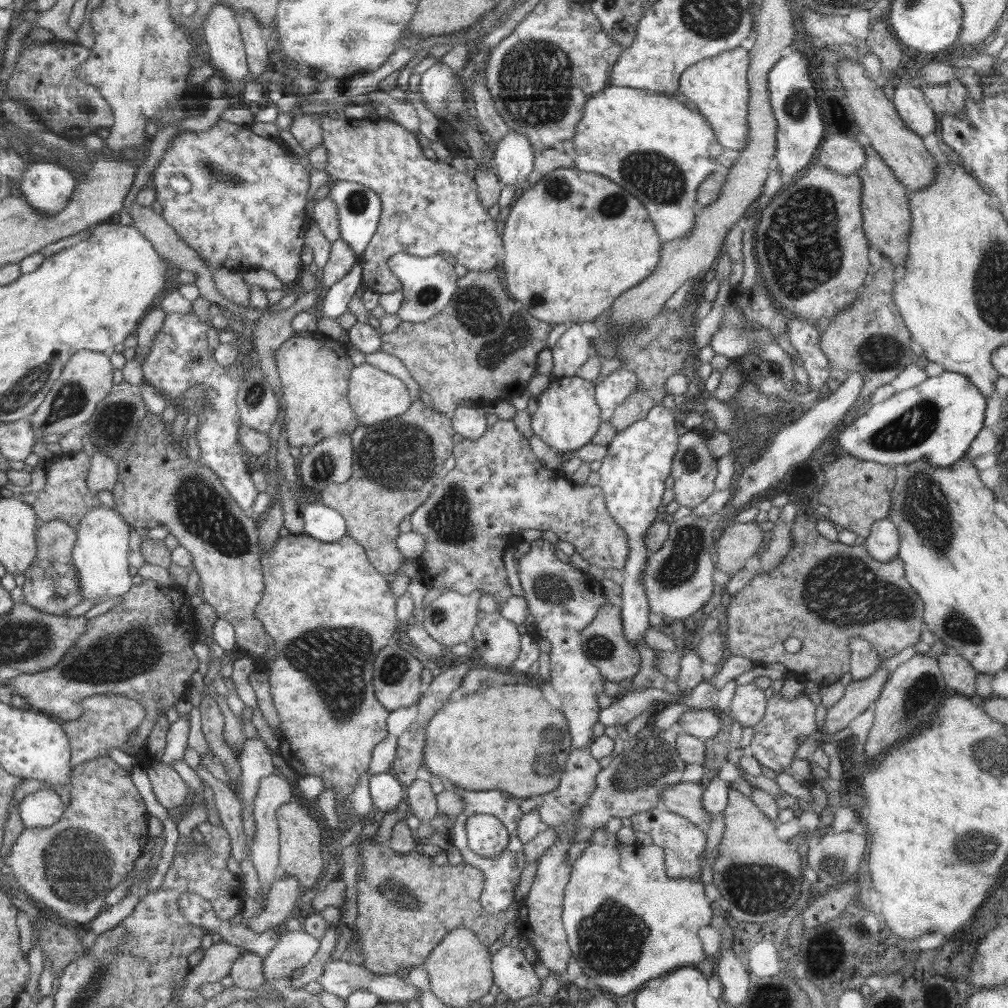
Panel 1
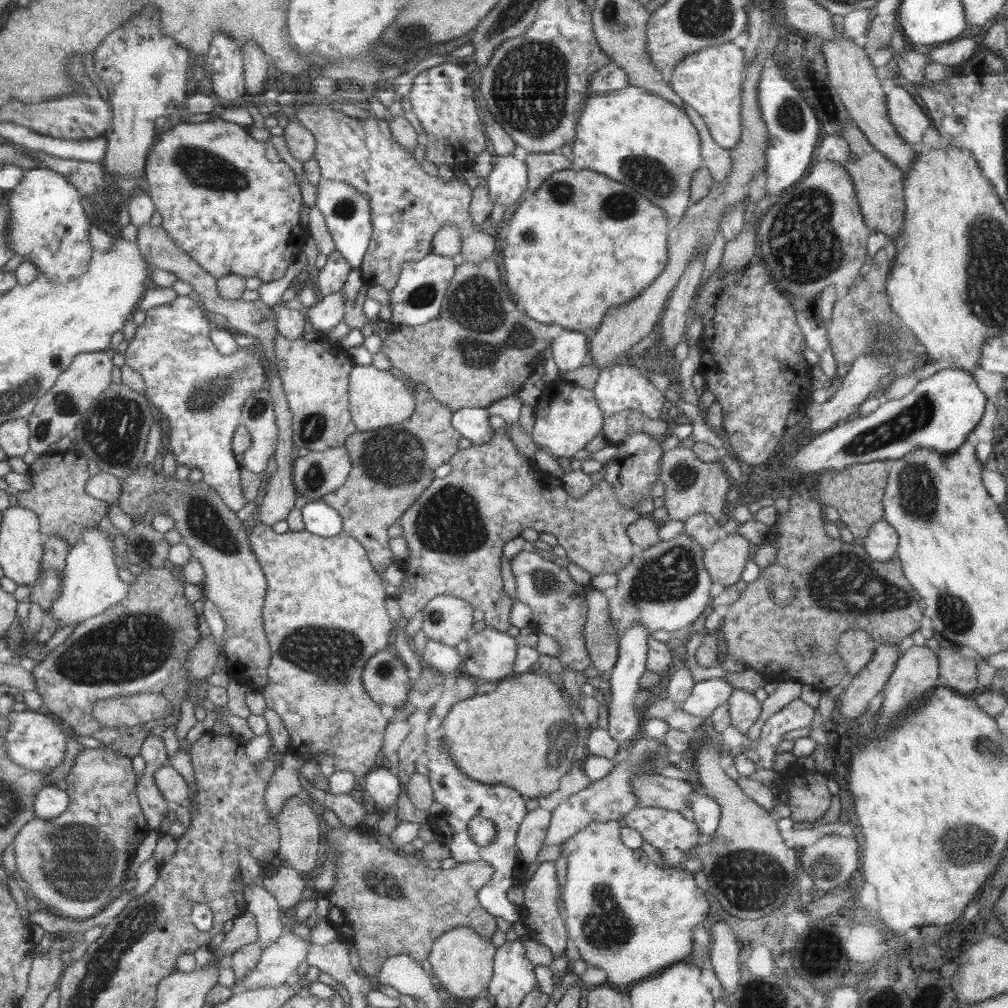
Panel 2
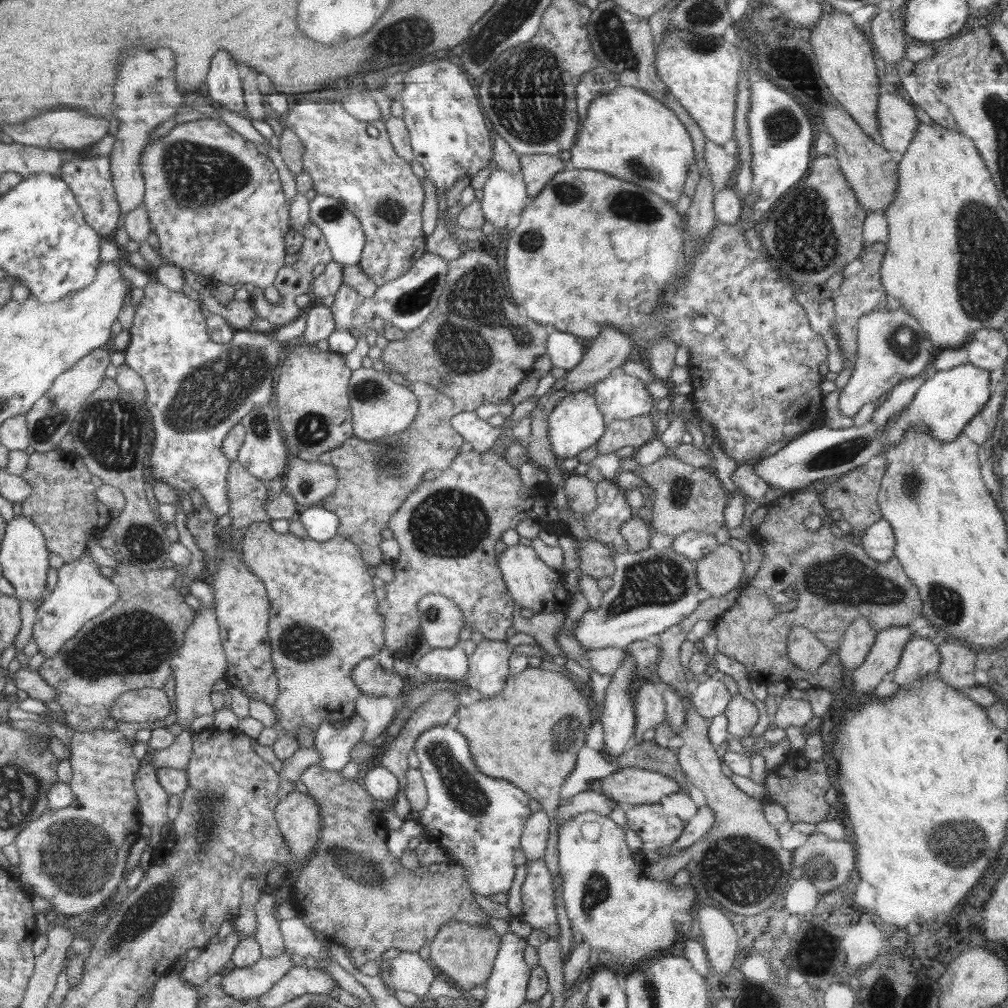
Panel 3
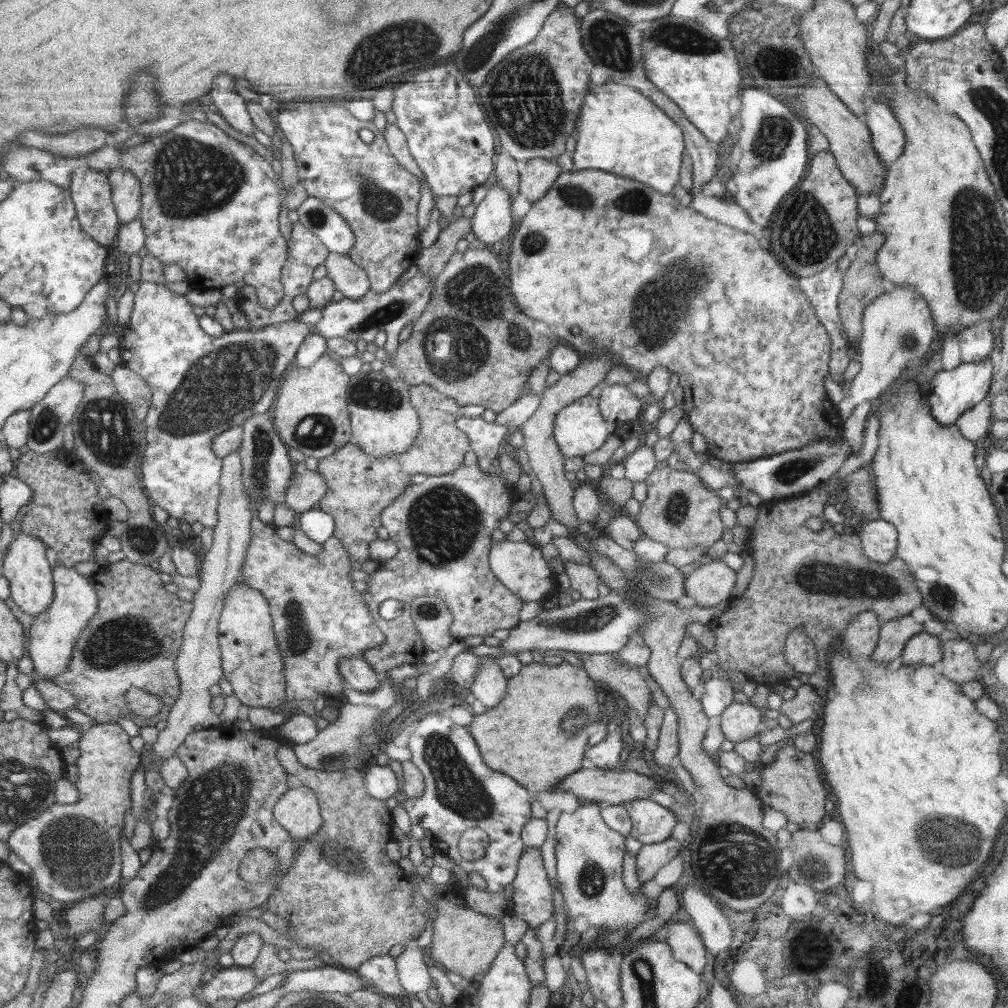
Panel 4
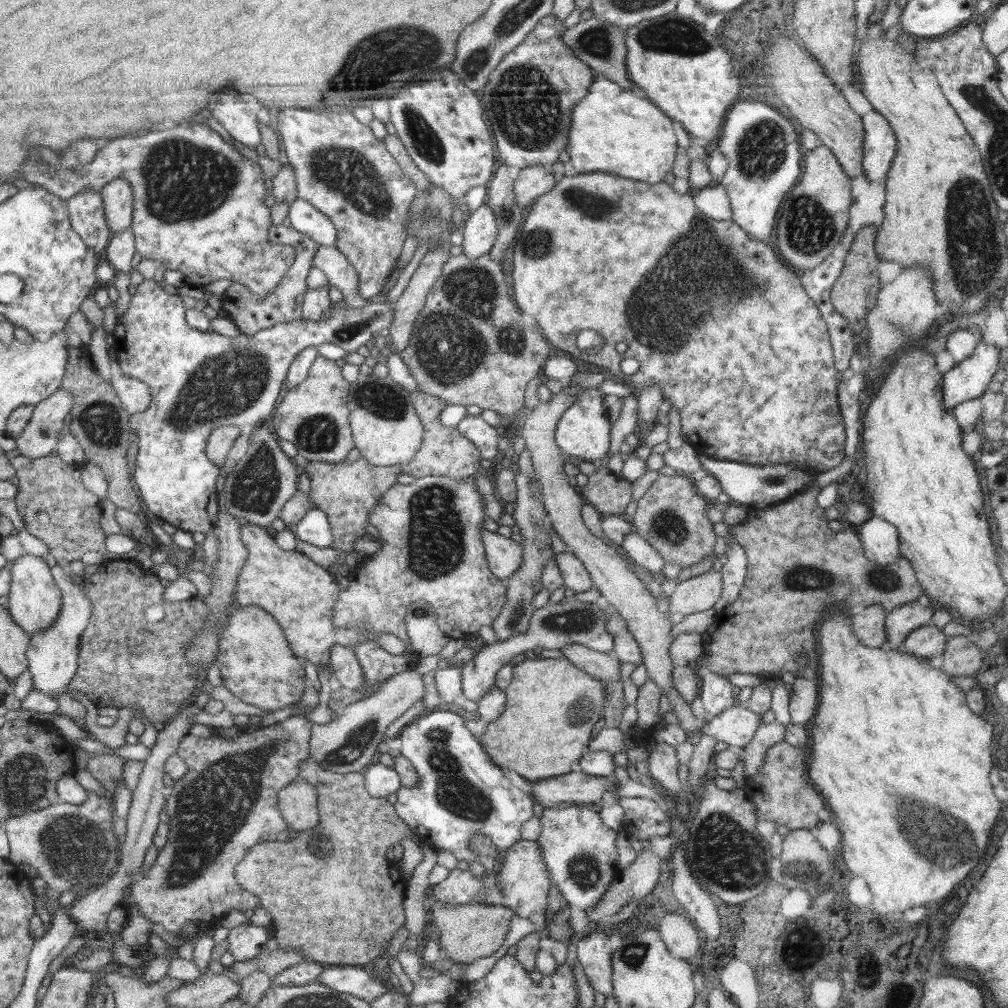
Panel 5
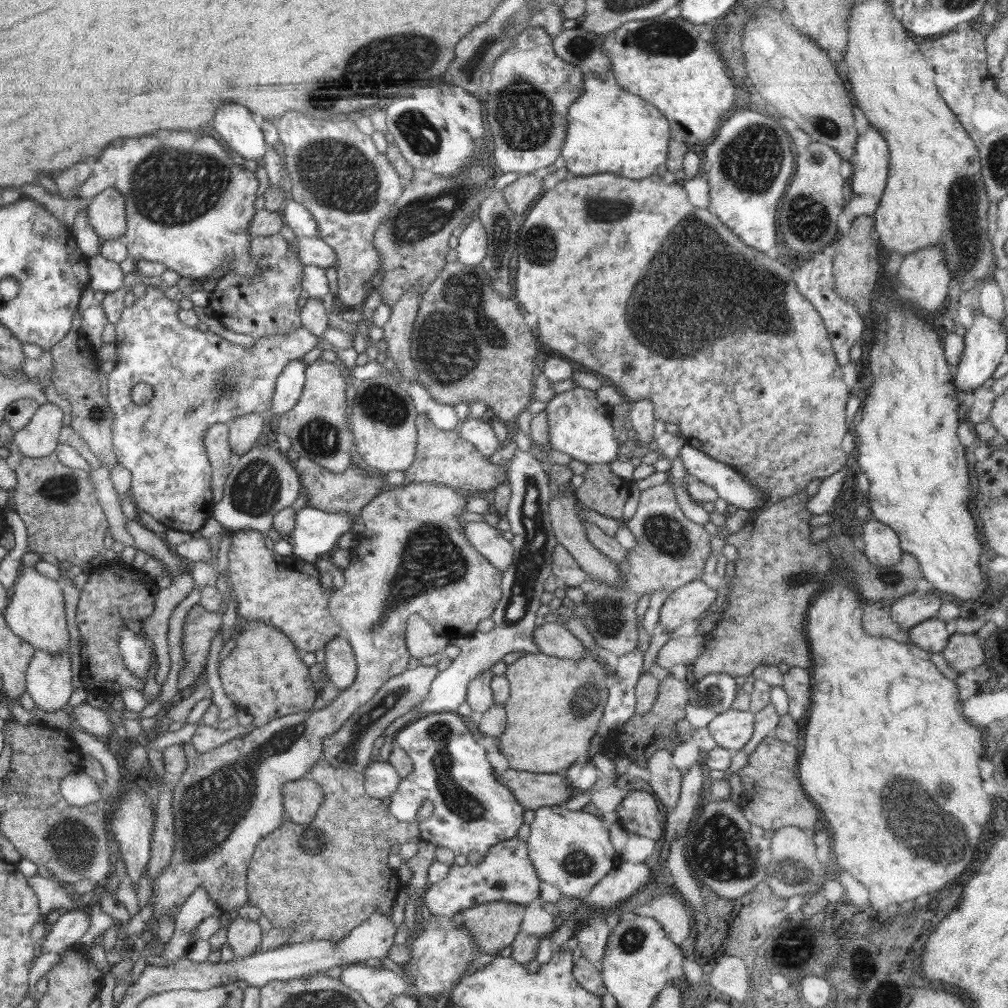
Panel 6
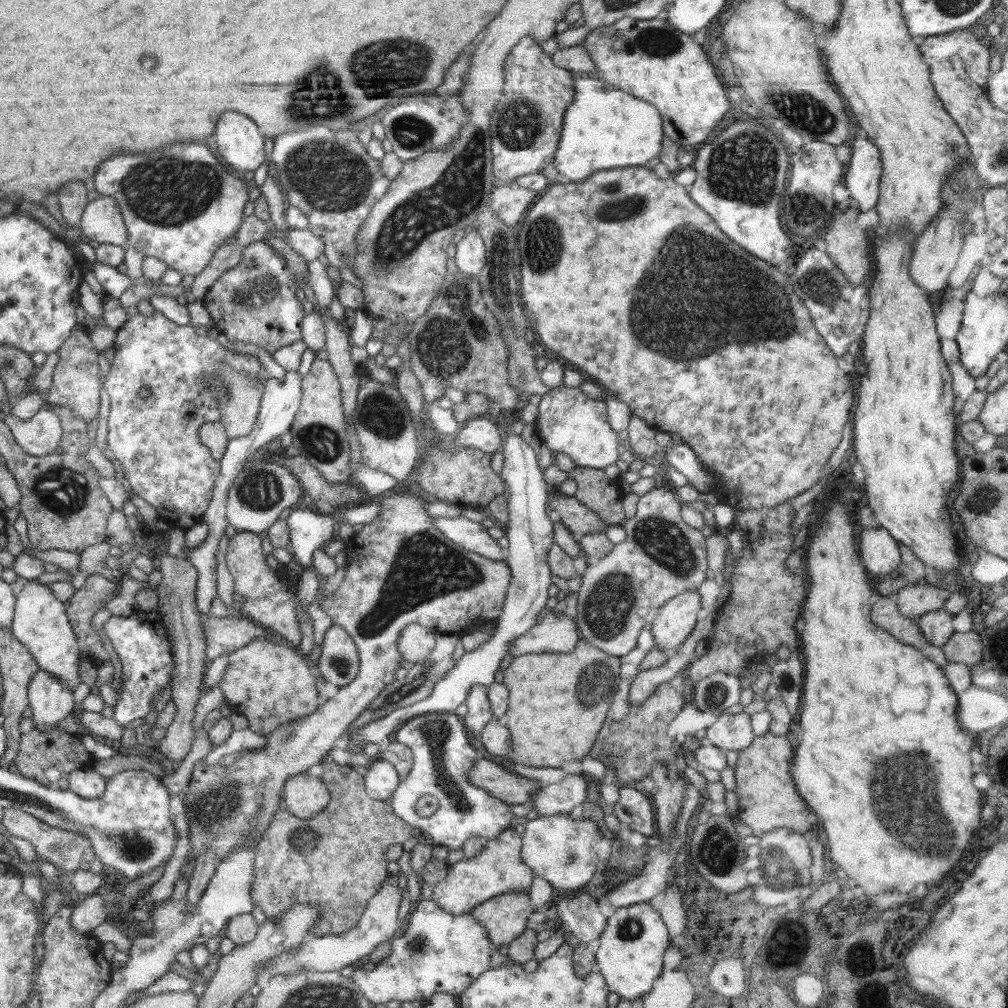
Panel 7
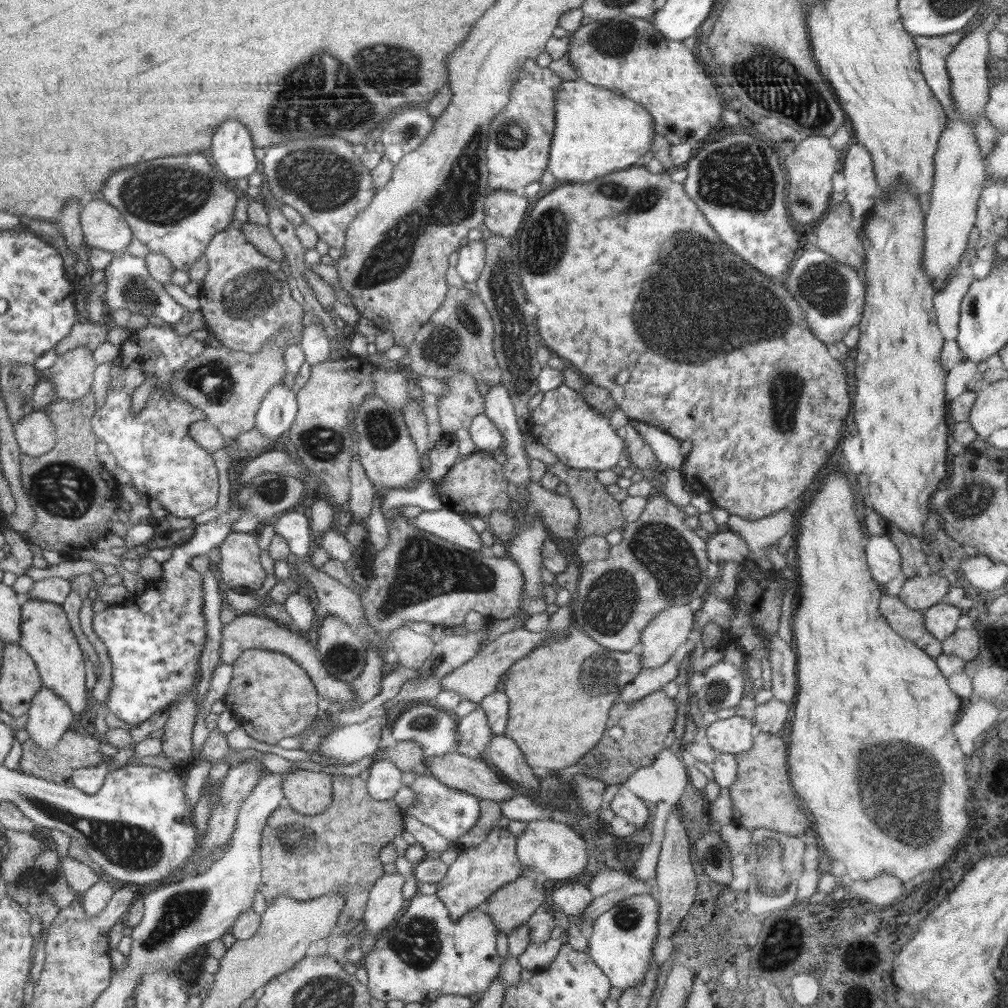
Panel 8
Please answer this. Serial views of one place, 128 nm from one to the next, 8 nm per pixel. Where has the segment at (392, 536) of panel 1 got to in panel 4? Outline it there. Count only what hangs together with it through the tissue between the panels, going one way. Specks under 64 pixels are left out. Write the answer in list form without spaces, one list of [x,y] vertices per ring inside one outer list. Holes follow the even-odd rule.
[[[426,384],[411,386],[409,393],[421,427],[414,444],[406,452],[374,458],[350,442],[332,456],[318,461],[317,472],[323,476],[328,490],[316,508],[333,518],[333,536],[344,545],[351,560],[361,563],[370,560],[370,541],[378,539],[381,512],[412,484],[412,475],[450,474],[463,464],[464,454],[471,450],[469,438],[456,426],[460,407],[452,398]]]

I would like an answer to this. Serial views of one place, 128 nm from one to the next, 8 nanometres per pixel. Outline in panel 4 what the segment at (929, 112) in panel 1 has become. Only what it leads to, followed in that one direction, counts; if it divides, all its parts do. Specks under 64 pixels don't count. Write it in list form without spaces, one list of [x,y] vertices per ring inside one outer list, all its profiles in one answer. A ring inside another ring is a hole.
[[[865,98],[865,123],[871,134],[873,149],[887,168],[901,154],[905,134],[888,103]]]

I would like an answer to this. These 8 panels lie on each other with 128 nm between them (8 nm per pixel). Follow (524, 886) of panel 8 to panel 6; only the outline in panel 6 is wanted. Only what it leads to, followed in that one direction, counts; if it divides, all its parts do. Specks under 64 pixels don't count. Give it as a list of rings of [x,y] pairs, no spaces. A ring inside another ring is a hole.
[[[496,901],[459,912],[455,920],[471,934],[479,952],[498,955],[522,929],[525,906]]]

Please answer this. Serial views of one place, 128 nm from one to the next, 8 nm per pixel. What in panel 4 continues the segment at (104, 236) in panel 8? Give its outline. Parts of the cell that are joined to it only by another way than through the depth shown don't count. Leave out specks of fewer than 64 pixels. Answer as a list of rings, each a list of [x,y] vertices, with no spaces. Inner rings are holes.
[[[115,168],[107,177],[120,224],[137,218],[141,207],[141,186],[138,179],[125,168]]]

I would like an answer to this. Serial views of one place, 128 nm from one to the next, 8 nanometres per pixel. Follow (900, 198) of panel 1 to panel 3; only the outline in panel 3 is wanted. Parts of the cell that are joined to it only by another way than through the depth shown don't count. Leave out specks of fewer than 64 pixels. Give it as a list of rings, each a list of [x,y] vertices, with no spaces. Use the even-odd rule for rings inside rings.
[[[826,103],[821,110],[820,118],[823,118],[821,121],[825,131],[836,141],[835,157],[861,207],[865,212],[880,211],[883,214],[896,198],[899,181],[898,163],[892,159],[889,150],[886,150],[878,140],[868,136],[845,109],[841,109],[841,105]]]

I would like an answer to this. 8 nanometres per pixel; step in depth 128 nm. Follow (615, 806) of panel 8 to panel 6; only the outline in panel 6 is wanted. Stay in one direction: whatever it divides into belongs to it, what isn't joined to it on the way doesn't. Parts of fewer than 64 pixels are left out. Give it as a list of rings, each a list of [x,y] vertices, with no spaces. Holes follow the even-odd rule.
[[[628,791],[616,807],[619,825],[629,833],[658,840],[664,834],[666,812],[656,797],[646,791]]]

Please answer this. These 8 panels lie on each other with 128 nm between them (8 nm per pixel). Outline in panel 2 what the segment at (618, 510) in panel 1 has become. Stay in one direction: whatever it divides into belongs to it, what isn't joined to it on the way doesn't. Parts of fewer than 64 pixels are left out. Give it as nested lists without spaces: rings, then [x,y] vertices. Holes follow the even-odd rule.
[[[621,363],[601,369],[598,380],[593,388],[594,397],[598,407],[607,418],[623,410],[638,410],[650,420],[658,420],[663,423],[663,415],[666,397],[652,384],[647,377],[634,365]],[[635,432],[630,438],[626,438],[626,442],[616,444],[620,449],[617,456],[610,459],[604,469],[601,471],[603,479],[609,482],[609,485],[615,490],[616,496],[619,498],[620,504],[627,506],[630,510],[634,510],[634,501],[648,497],[653,482],[659,479],[659,462],[665,450],[661,448],[661,444],[666,435],[651,436],[646,432]],[[635,622],[630,628],[627,628],[619,637],[618,658],[615,665],[608,672],[607,676],[610,682],[610,704],[608,705],[608,726],[607,731],[610,736],[616,740],[621,747],[624,747],[629,740],[641,733],[640,720],[634,708],[634,699],[637,697],[638,691],[641,690],[638,682],[642,678],[642,674],[647,669],[647,652],[649,630],[645,624]]]

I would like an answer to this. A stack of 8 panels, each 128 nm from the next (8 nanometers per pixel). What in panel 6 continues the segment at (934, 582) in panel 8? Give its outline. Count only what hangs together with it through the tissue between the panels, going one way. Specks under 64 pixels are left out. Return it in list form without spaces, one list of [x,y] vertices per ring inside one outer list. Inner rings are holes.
[[[916,590],[892,602],[890,616],[900,629],[908,631],[919,622],[938,619],[941,606],[941,596],[935,595],[932,591],[921,594]]]

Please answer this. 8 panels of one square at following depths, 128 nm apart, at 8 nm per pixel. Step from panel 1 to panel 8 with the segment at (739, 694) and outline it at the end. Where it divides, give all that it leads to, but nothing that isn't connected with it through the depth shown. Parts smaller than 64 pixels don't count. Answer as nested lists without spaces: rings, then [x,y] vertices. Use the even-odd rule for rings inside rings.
[[[747,714],[718,719],[707,728],[708,743],[718,753],[741,754],[752,749],[756,726]]]

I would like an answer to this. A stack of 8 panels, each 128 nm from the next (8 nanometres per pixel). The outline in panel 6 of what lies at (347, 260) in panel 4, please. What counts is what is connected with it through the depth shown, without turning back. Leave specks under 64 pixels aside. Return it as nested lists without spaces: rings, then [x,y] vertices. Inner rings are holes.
[[[295,236],[295,246],[297,246],[297,256],[302,265],[312,265],[328,270],[334,267],[338,260],[335,250],[328,246],[319,236],[318,237],[299,237]]]

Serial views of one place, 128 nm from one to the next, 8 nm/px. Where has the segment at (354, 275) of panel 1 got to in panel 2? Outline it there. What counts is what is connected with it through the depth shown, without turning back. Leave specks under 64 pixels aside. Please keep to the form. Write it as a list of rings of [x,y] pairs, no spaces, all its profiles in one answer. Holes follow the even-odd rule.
[[[344,288],[338,293],[330,294],[324,298],[321,296],[319,302],[312,307],[306,308],[298,299],[284,302],[286,308],[298,310],[307,322],[311,322],[315,332],[328,333],[343,321],[346,313],[346,297],[344,297]]]

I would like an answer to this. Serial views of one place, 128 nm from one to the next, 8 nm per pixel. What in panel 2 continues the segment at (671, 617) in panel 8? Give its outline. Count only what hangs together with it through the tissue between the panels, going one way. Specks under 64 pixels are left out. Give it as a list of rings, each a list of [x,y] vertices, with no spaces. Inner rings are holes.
[[[739,533],[717,540],[703,557],[711,581],[724,587],[736,584],[749,560],[751,543]]]

